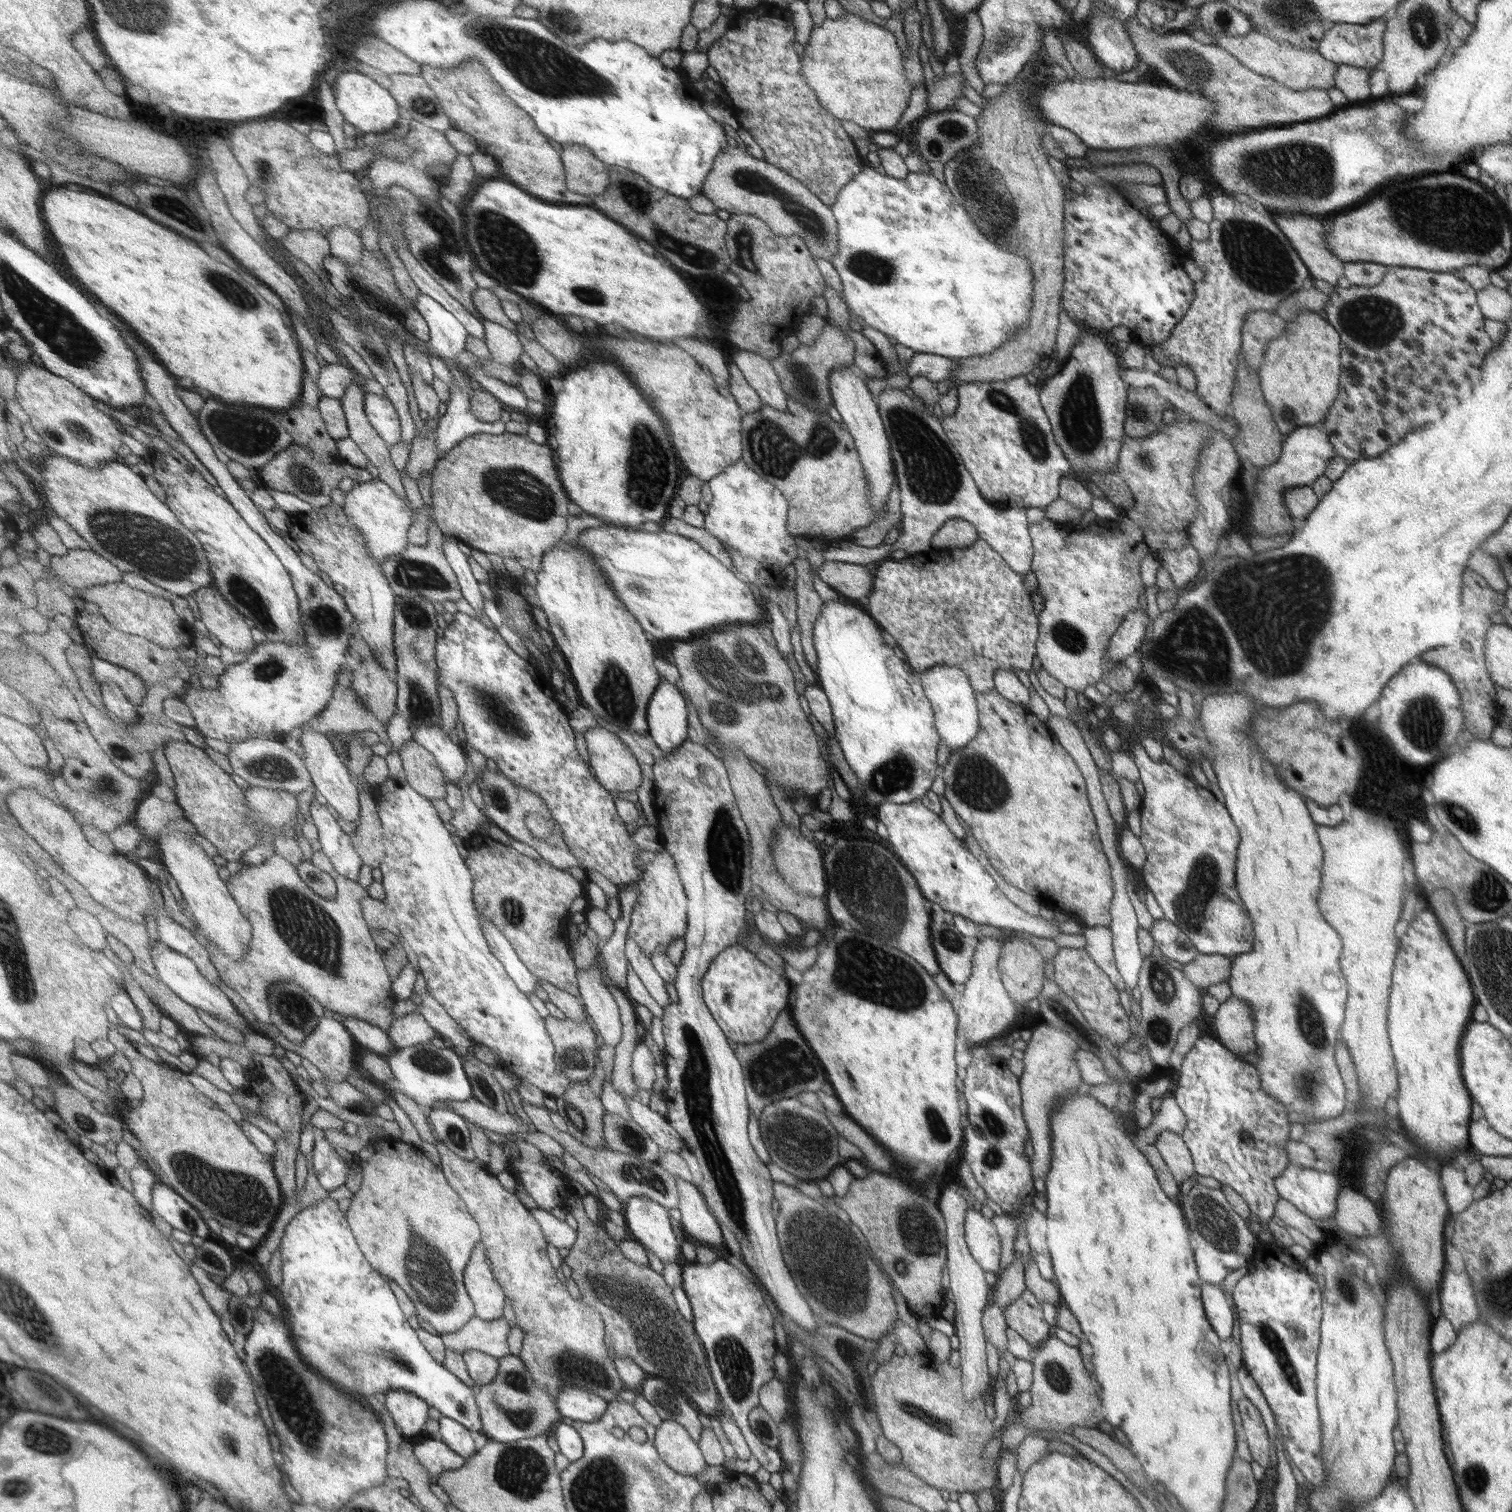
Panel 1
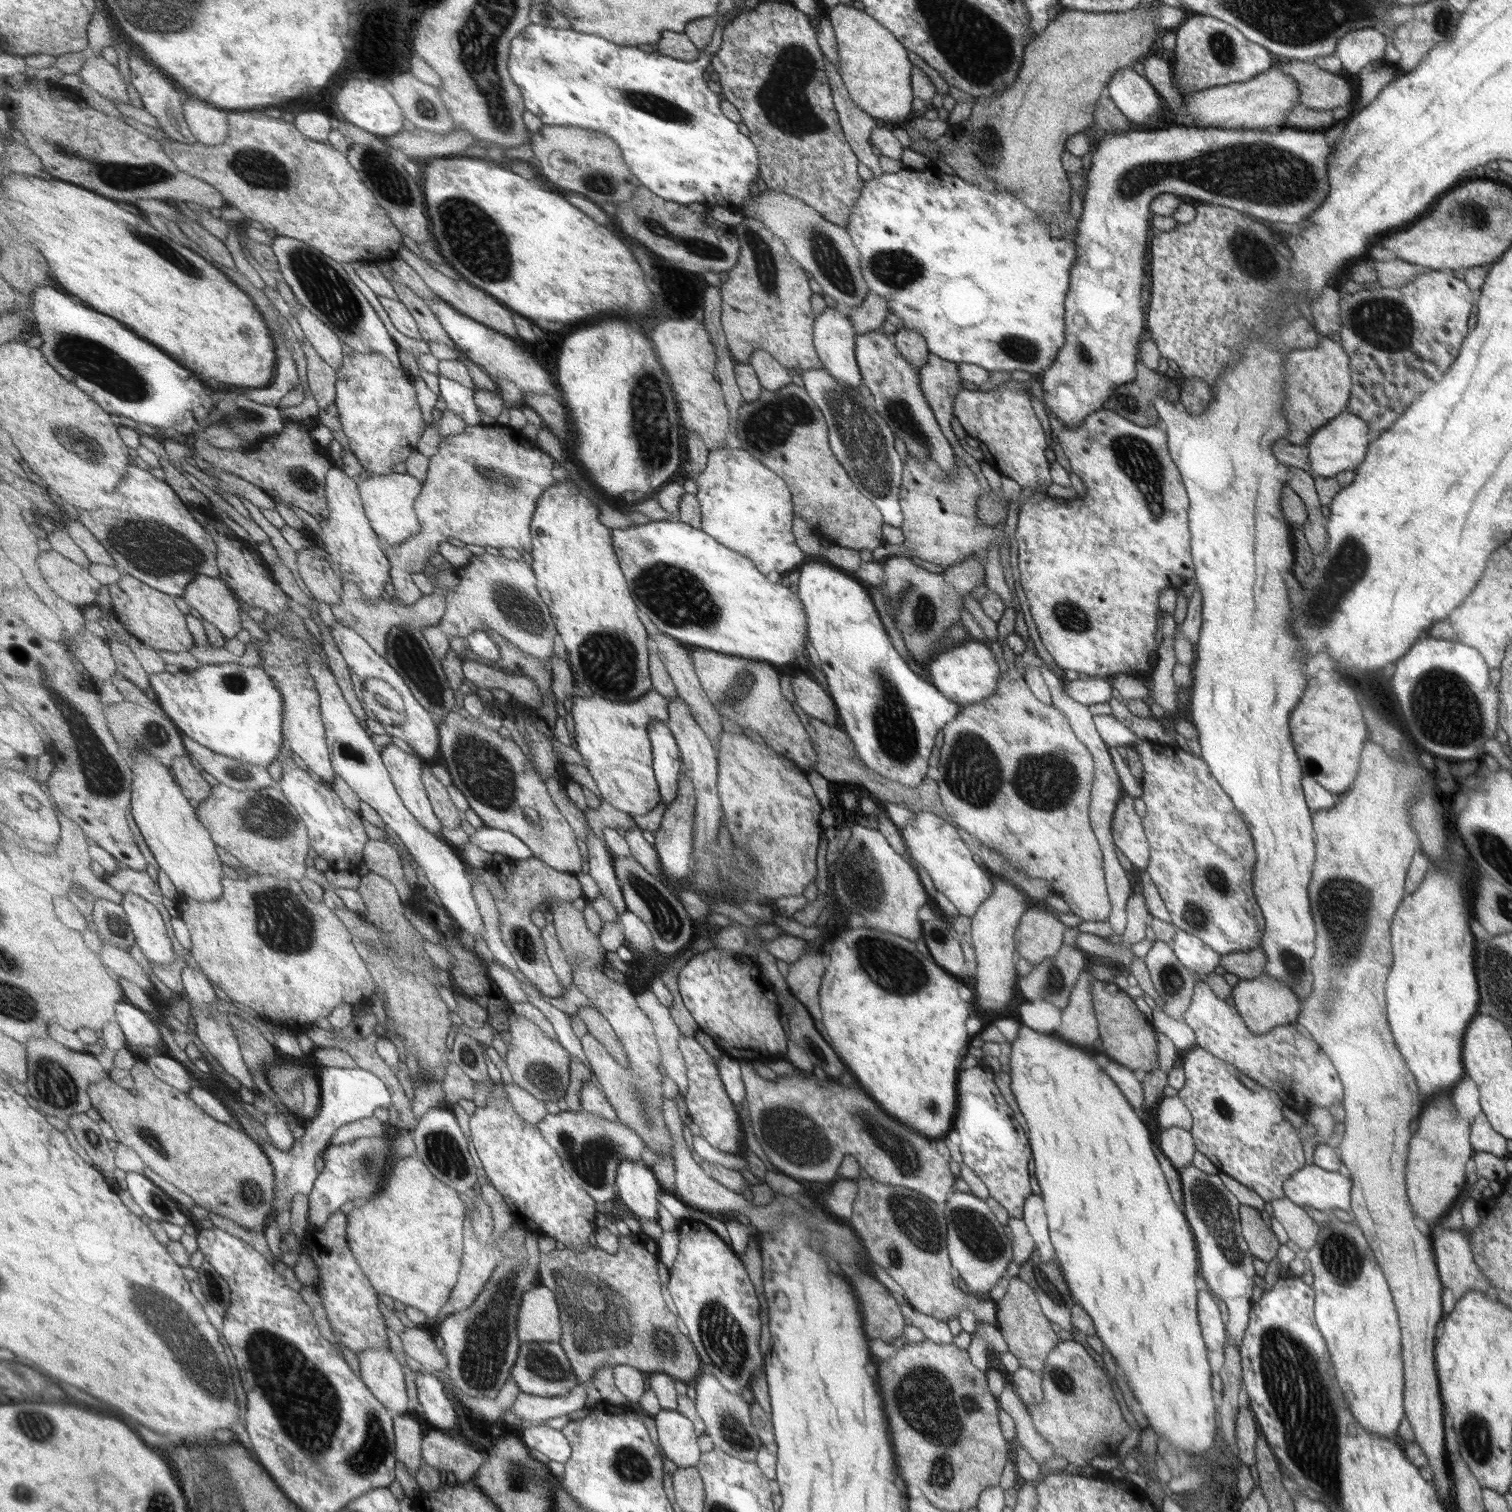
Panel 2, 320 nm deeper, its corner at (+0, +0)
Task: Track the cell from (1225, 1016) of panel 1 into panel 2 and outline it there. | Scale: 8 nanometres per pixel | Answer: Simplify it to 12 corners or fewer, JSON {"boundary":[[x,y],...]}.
{"boundary":[[1267,973],[1232,987],[1251,1034],[1293,1025],[1294,990]]}

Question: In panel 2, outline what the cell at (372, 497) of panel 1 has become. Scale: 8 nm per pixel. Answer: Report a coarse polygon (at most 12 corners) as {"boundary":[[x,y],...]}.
{"boundary":[[409,473],[359,481],[383,542],[400,546],[422,531],[424,482]]}

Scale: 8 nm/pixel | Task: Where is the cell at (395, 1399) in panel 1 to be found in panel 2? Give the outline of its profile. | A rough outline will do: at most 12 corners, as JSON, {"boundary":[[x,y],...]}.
{"boundary":[[389,1349],[357,1354],[360,1377],[394,1414],[409,1410],[402,1362]]}

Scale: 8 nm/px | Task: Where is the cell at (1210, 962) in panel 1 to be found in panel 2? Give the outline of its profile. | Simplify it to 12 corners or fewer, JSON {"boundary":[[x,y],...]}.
{"boundary":[[1257,946],[1220,957],[1240,980],[1263,974],[1266,954]]}

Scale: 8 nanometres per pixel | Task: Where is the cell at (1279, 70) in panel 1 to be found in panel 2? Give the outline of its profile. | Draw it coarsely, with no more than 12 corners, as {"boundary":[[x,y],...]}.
{"boundary":[[1291,59],[1277,70],[1295,79],[1300,103],[1331,111],[1350,105],[1352,85]]}

